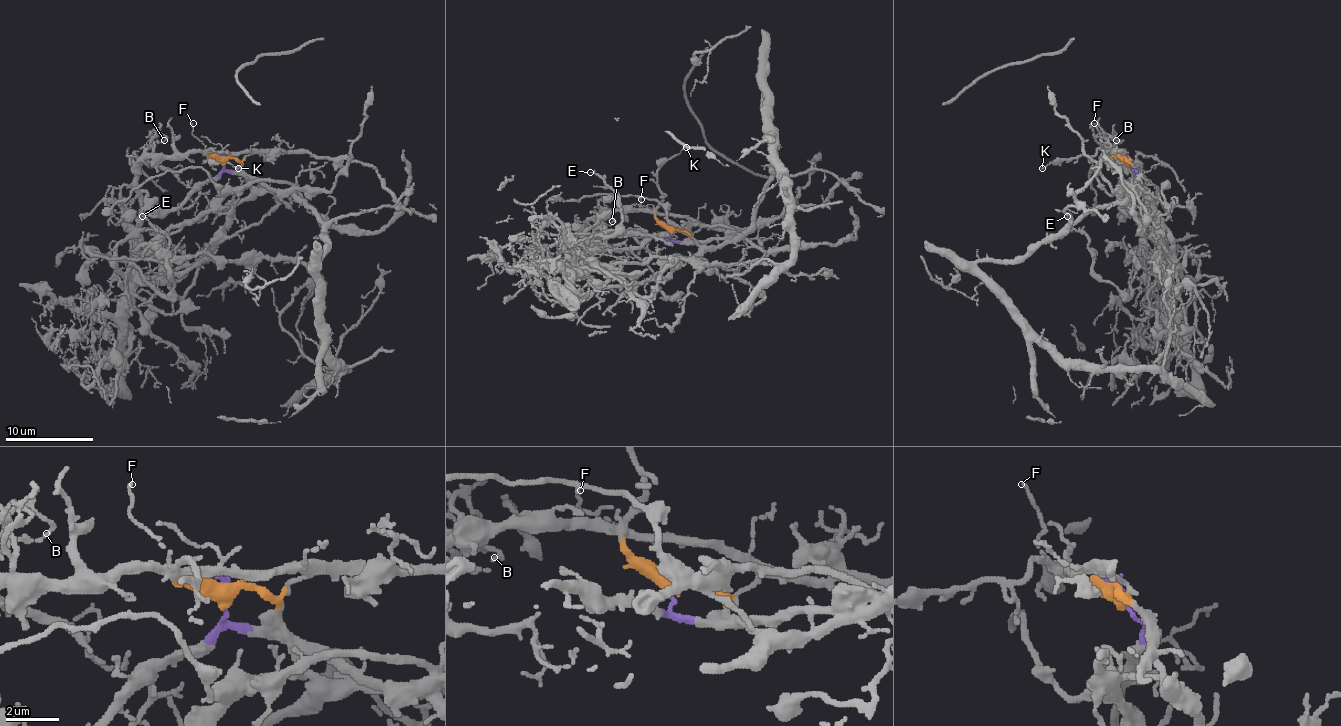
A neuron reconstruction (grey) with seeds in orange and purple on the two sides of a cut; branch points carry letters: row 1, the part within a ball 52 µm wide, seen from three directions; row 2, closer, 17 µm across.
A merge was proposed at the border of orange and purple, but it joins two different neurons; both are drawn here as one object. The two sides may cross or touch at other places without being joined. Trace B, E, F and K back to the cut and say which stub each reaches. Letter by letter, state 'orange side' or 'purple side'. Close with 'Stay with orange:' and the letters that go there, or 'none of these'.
B: purple side
E: purple side
F: orange side
K: orange side
Stay with orange: F, K

